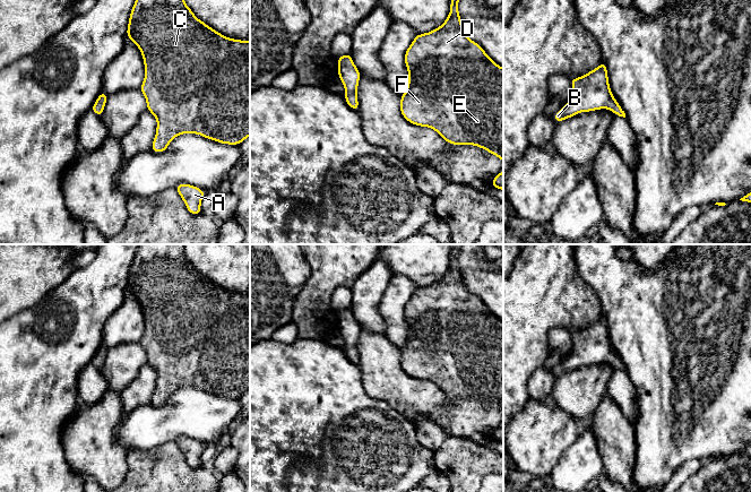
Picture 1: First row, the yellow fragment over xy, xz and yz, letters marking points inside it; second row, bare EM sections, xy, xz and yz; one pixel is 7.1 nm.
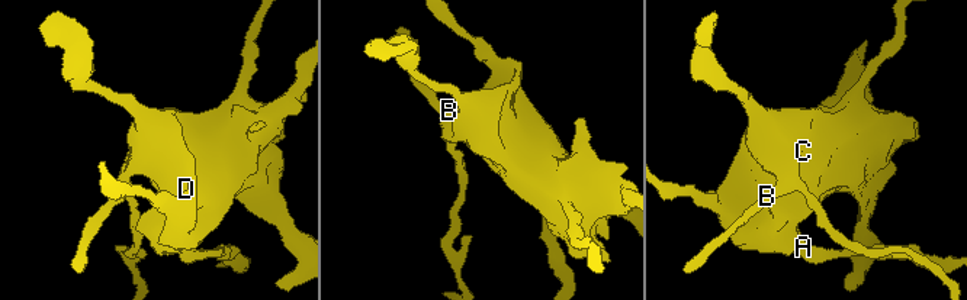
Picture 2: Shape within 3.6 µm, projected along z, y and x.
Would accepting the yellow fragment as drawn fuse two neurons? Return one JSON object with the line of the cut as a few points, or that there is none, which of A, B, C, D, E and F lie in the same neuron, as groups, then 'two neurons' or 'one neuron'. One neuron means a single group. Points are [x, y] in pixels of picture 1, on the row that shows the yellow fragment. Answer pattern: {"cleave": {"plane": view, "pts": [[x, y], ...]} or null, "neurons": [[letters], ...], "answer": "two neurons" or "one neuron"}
{"cleave": null, "neurons": [["A", "B", "C", "D", "E", "F"]], "answer": "one neuron"}

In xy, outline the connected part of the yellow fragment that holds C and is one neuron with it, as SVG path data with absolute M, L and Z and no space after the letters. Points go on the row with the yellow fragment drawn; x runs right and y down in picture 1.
M136 0L131 9L127 35L138 46L145 64L145 79L139 87L147 102L147 110L156 118L157 128L152 152L163 153L172 139L182 133L197 133L221 144L241 145L250 136L250 41L226 37L198 19L184 0Z

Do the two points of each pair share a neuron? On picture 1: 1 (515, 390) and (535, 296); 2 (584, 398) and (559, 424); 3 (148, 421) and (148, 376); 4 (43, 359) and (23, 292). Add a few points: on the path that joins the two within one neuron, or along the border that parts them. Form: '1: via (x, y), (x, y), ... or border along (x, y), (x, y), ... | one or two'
1: via (515, 367), (515, 320) | one
2: border along (554, 404), (575, 420) | two
3: border along (150, 404), (137, 406), (124, 413) | two
4: border along (54, 288), (36, 308) | two

